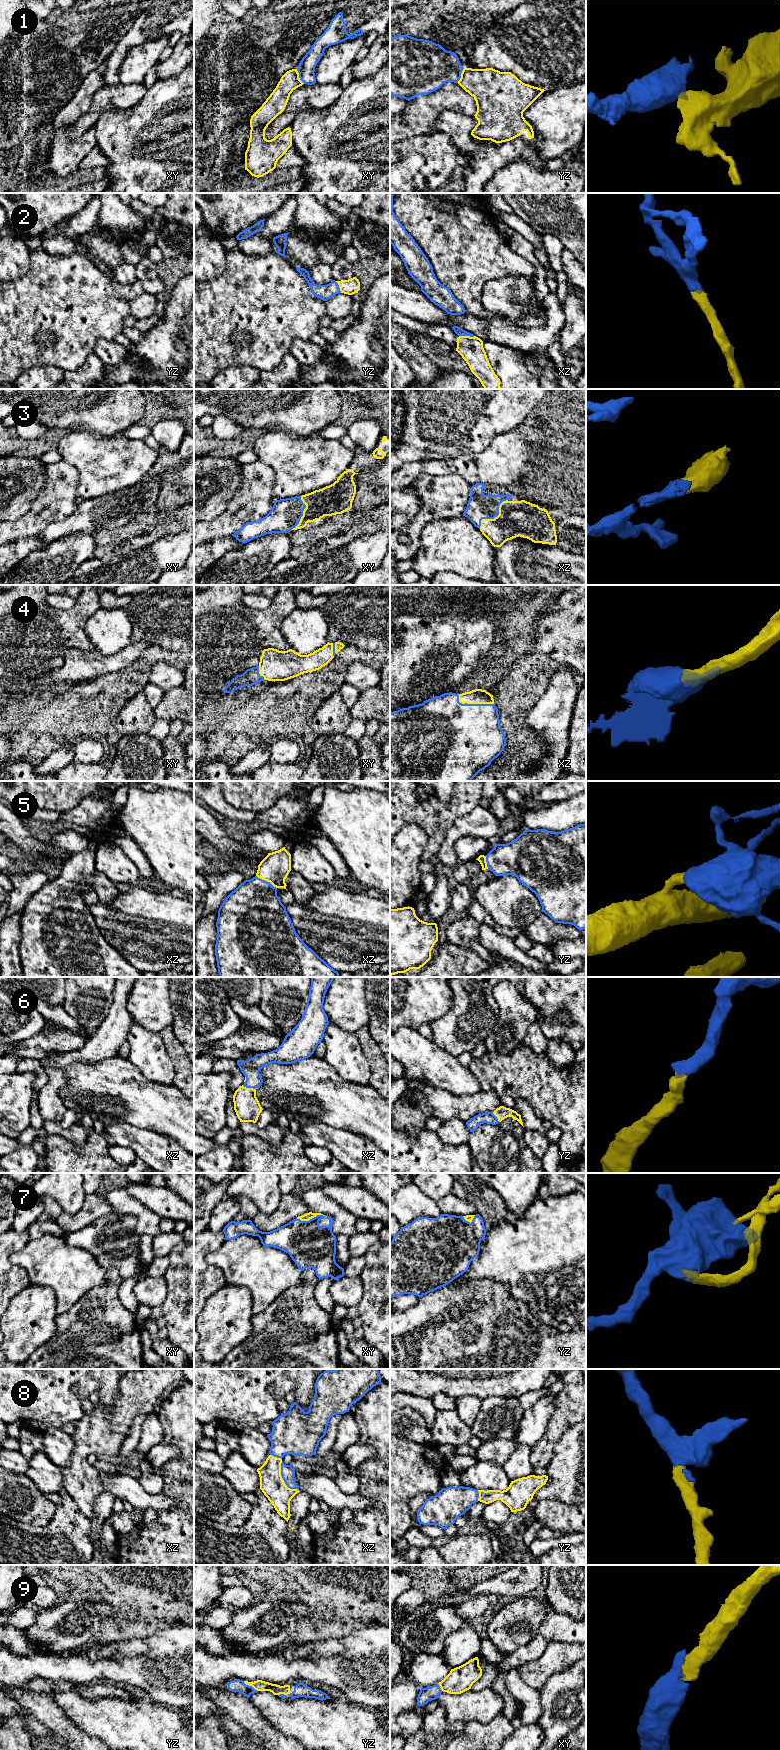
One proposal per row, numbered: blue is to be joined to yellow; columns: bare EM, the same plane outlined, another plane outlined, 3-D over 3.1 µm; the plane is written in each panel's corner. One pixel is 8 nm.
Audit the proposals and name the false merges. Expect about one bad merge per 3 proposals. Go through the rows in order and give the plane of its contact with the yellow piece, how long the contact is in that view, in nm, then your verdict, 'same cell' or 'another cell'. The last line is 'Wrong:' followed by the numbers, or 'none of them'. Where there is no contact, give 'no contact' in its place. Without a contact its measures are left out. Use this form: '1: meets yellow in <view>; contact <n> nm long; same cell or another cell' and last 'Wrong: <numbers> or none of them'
1: meets yellow in xy; contact 140 nm long; another cell
2: meets yellow in xz; contact 130 nm long; same cell
3: meets yellow in xz; contact 340 nm long; same cell
4: meets yellow in xz; contact 300 nm long; same cell
5: meets yellow in xz; contact 200 nm long; same cell
6: meets yellow in xz; contact 120 nm long; same cell
7: meets yellow in xy; contact 240 nm long; same cell
8: meets yellow in xz; contact 280 nm long; same cell
9: meets yellow in yz; contact 150 nm long; same cell
Wrong: 1

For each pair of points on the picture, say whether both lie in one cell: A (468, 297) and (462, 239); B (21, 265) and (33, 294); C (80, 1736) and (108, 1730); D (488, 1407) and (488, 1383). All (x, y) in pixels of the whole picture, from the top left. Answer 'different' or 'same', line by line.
A: same
B: different
C: different
D: different

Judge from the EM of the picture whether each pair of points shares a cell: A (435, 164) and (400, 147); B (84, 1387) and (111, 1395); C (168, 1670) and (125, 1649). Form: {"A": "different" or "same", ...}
{"A": "same", "B": "different", "C": "different"}

